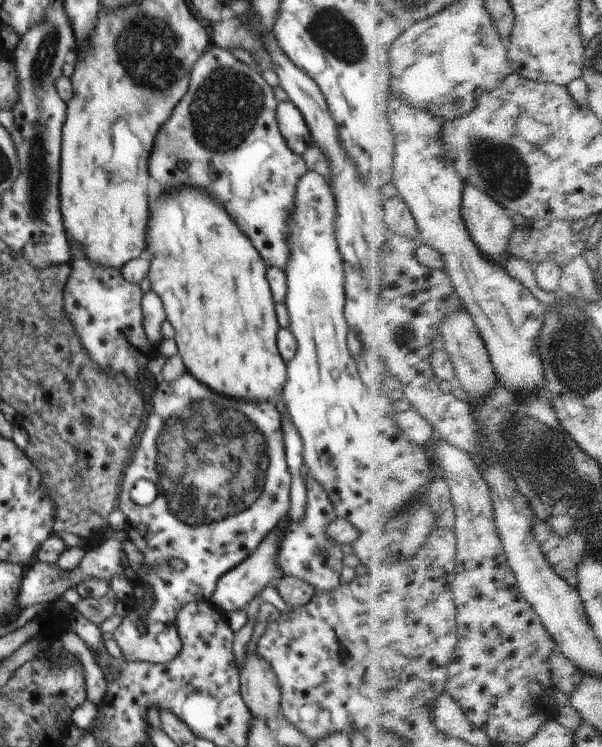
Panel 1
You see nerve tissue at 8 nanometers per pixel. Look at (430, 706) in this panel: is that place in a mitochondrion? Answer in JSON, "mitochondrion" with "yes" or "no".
{"mitochondrion":"no"}

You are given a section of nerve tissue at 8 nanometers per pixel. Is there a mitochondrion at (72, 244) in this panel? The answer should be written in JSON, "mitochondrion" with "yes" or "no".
{"mitochondrion":"no"}

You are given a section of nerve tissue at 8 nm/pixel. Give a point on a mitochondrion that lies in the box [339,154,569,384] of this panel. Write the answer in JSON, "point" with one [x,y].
{"point":[400,335]}

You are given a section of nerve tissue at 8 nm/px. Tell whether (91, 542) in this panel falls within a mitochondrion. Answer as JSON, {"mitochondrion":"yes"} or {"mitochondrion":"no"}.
{"mitochondrion":"no"}

